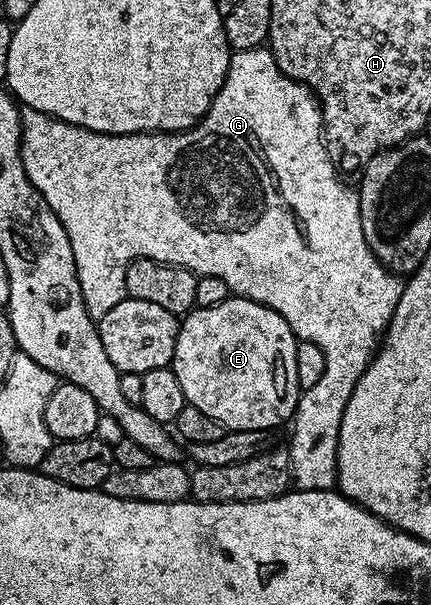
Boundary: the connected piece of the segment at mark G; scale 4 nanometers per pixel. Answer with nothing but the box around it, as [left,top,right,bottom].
[21,47,405,491]

